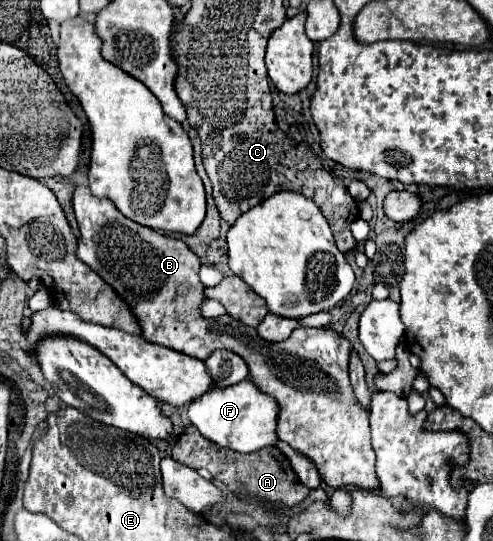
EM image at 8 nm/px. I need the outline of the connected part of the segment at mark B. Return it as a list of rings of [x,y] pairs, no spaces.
[[[78,186],[74,192],[74,212],[80,226],[80,240],[78,240],[78,258],[94,268],[124,300],[130,304],[132,312],[140,320],[142,336],[148,342],[168,346],[176,352],[184,352],[186,356],[206,360],[214,350],[230,350],[248,364],[250,374],[256,374],[256,386],[274,396],[280,406],[278,416],[278,438],[288,442],[294,450],[308,456],[318,472],[320,478],[330,488],[340,486],[358,486],[362,490],[376,492],[380,490],[378,476],[374,470],[374,448],[370,444],[370,426],[368,426],[368,410],[358,408],[358,400],[354,400],[354,392],[348,378],[348,354],[350,342],[334,332],[332,328],[304,328],[298,326],[290,338],[284,342],[264,342],[254,328],[234,320],[232,316],[224,314],[214,320],[206,320],[200,316],[200,304],[204,302],[204,286],[200,284],[198,270],[200,260],[198,256],[176,238],[168,238],[156,230],[140,226],[126,216],[122,216],[110,200],[100,200],[90,194],[86,186]]]

